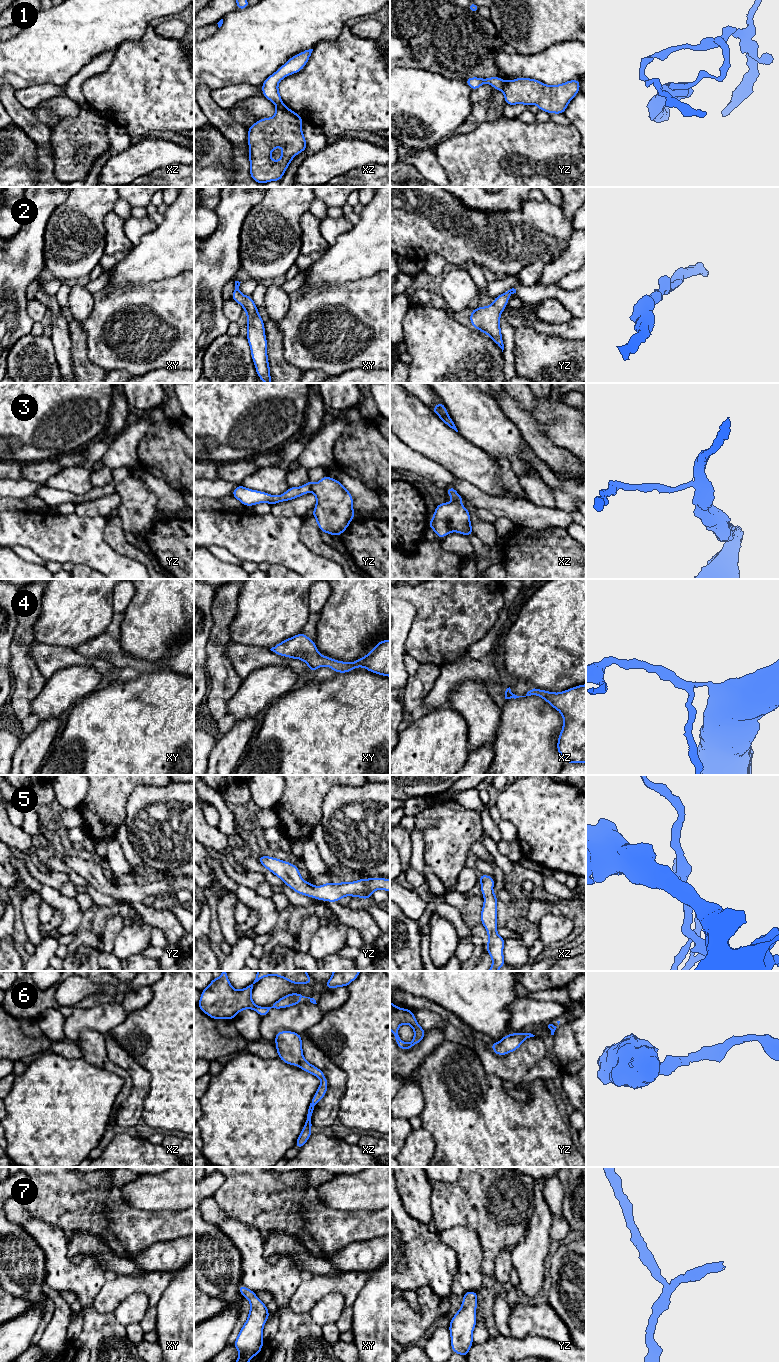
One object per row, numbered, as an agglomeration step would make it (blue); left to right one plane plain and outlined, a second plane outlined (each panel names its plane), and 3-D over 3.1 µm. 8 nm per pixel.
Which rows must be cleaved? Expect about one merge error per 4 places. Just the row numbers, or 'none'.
1, 3

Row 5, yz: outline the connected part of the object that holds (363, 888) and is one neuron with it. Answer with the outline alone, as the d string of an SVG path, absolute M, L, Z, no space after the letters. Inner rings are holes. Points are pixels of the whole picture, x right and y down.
M264 855L257 860L296 893L320 901L339 902L345 896L371 899L375 890L380 889L390 892L390 879L379 877L361 878L354 882L328 882L321 886L313 886L311 882L302 879L298 867L290 862Z

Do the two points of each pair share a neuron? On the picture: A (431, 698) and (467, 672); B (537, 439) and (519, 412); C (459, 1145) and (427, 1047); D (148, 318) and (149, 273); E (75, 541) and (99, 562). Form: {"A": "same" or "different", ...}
{"A": "same", "B": "same", "C": "different", "D": "different", "E": "same"}

